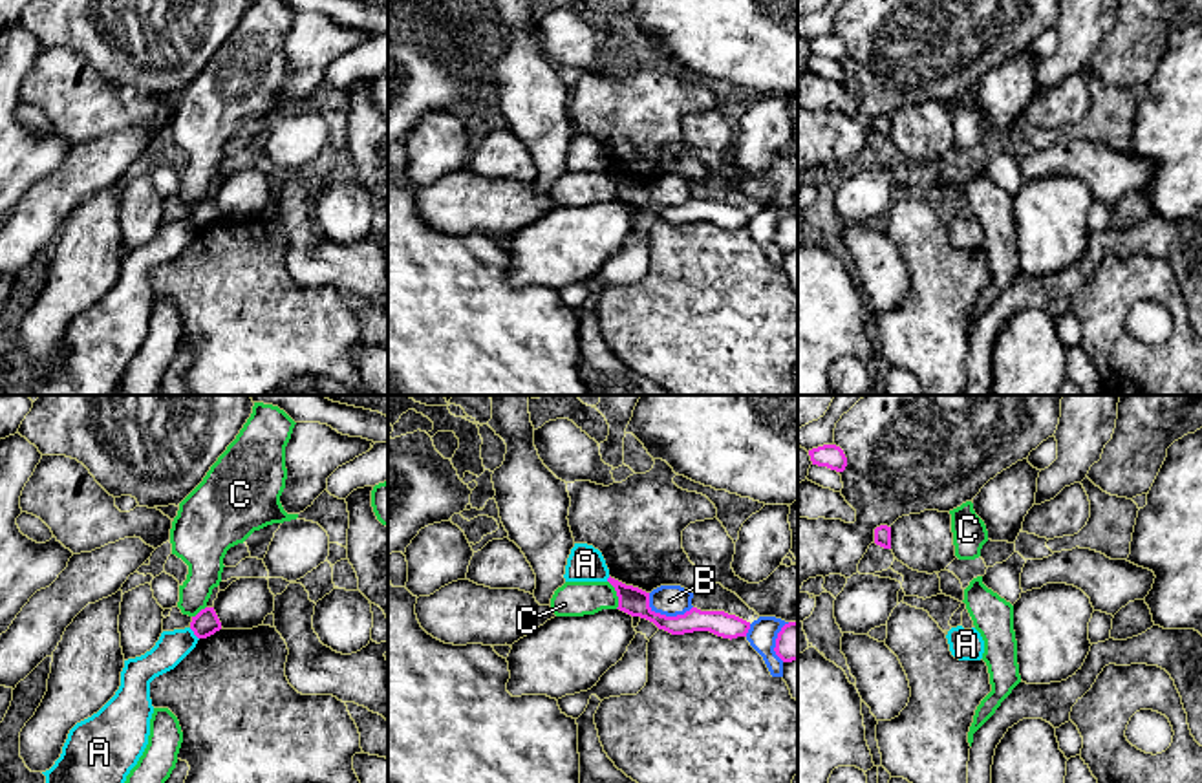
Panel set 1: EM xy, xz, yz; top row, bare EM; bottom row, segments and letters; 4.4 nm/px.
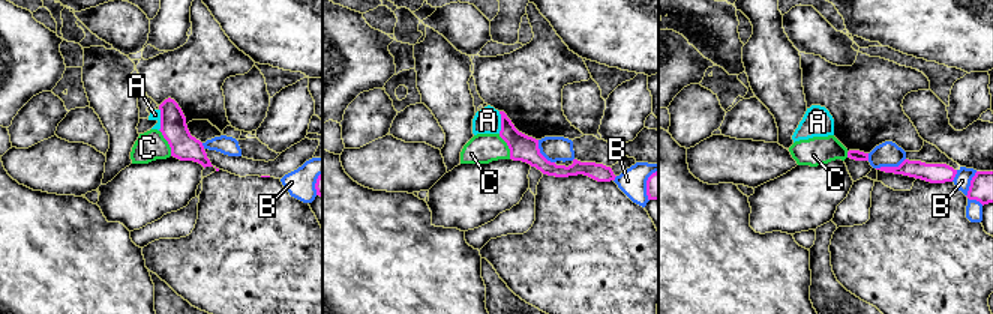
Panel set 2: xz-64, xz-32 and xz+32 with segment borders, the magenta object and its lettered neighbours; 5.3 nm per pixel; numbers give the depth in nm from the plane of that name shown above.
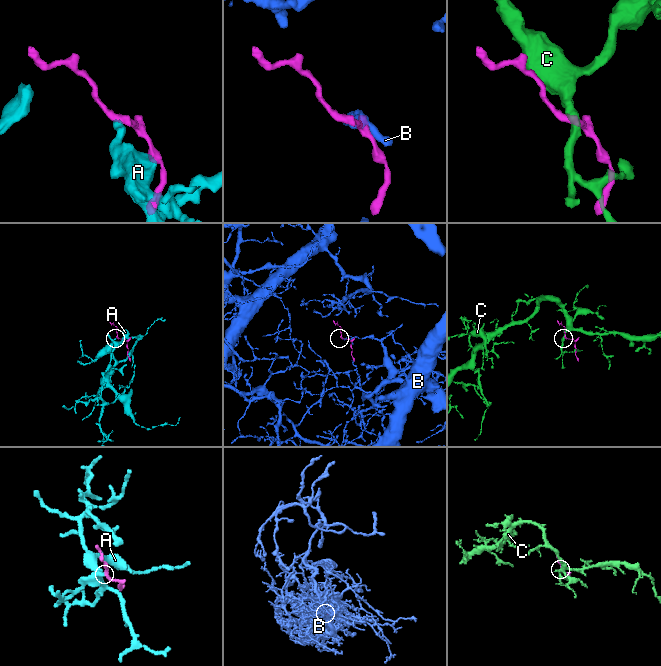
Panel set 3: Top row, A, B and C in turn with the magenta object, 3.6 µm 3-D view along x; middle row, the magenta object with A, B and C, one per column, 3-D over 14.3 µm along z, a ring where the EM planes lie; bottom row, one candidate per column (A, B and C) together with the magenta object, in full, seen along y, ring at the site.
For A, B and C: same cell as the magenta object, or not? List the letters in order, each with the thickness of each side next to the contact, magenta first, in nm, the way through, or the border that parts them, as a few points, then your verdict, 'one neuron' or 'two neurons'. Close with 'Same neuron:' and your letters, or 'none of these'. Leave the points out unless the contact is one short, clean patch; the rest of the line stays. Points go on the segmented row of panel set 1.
A: 110 nm thick on the magenta side, 140 nm on the other; border along xy (189, 628), (198, 639); two neurons
B: 120 nm thick on the magenta side, 140 nm on the other; two neurons
C: 120 nm thick on the magenta side, 160 nm on the other; border along xz (608, 580), (615, 591), (617, 608); two neurons
Same neuron: none of these

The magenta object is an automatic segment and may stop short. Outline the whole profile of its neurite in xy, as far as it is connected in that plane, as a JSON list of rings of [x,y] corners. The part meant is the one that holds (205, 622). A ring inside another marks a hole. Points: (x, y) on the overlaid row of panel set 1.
[[[214,607],[201,609],[196,617],[192,617],[190,629],[198,638],[207,638],[221,629],[221,622],[214,611]]]

